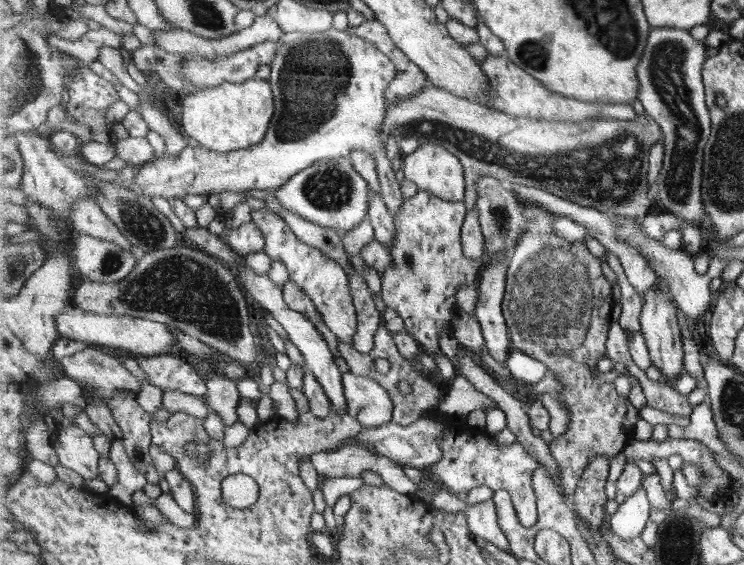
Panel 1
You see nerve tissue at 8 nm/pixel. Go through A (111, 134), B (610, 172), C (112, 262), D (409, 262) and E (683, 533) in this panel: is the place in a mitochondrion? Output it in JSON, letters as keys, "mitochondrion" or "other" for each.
{"A":"other","B":"mitochondrion","C":"mitochondrion","D":"mitochondrion","E":"other"}

